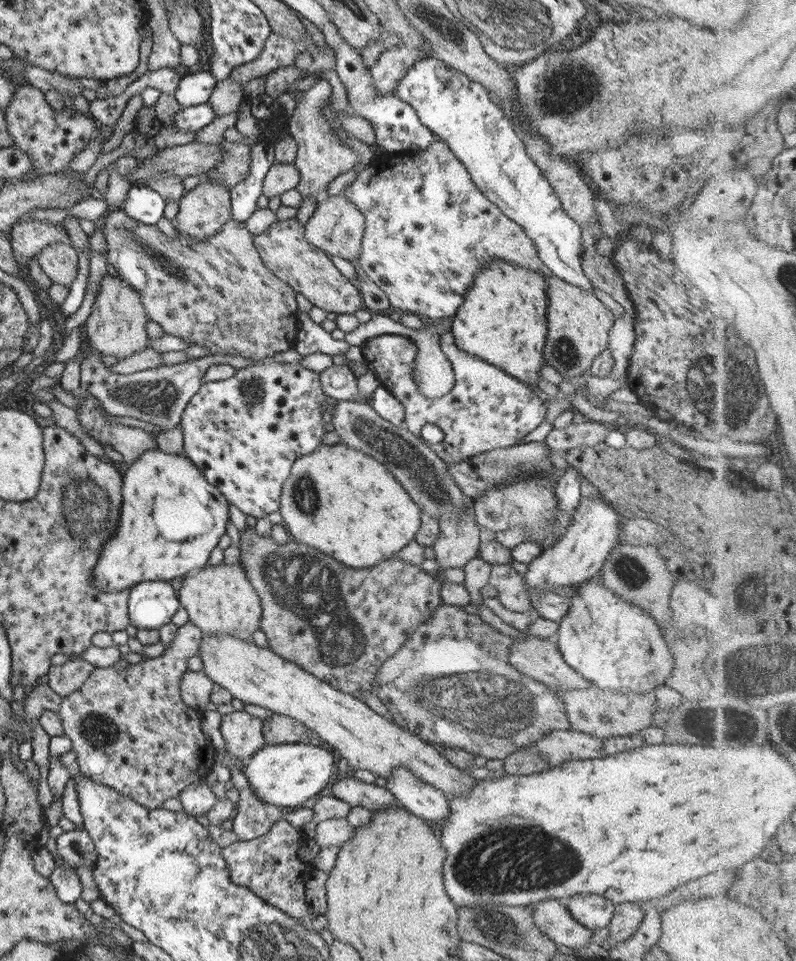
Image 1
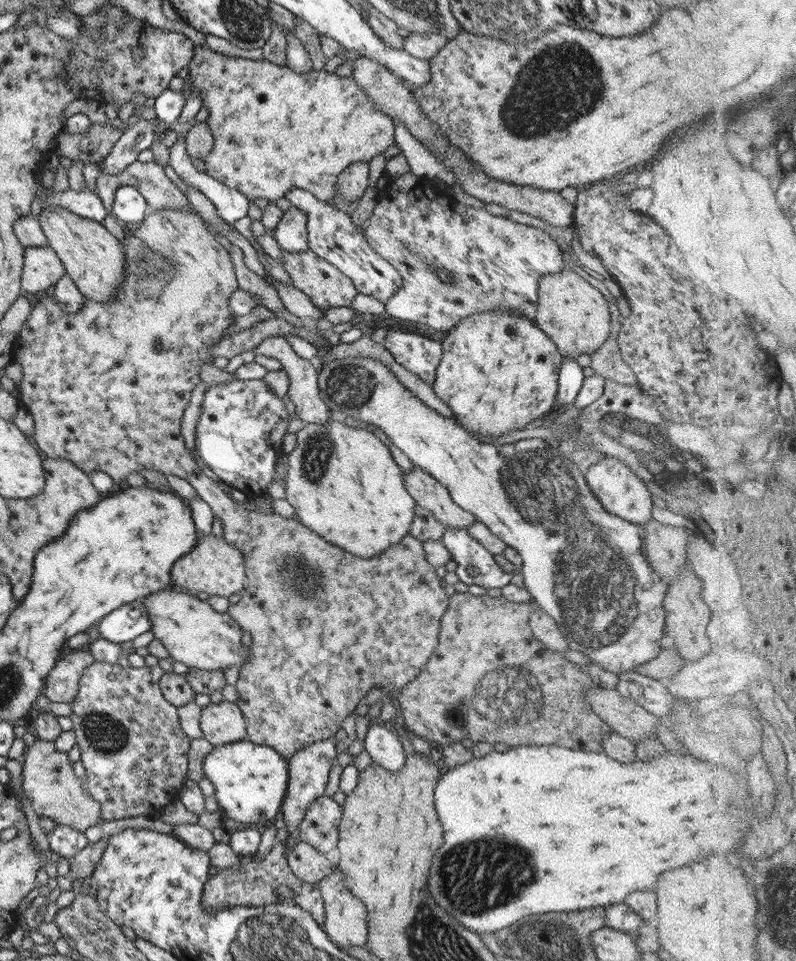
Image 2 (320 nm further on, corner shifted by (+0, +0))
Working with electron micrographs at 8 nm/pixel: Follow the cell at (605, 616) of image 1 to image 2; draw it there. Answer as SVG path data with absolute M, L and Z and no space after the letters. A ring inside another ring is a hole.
M361 356L346 357L340 360L327 358L326 365L323 365L317 375L317 390L319 398L326 404L326 407L331 410L335 417L344 418L351 414L351 418L356 418L365 424L378 426L385 434L385 437L391 441L393 446L399 451L407 455L407 459L413 462L413 465L422 472L429 474L433 479L441 484L459 508L469 512L476 521L481 522L487 527L491 533L497 538L500 538L507 547L516 550L521 557L522 567L521 573L523 578L523 587L531 595L531 599L535 600L541 611L547 613L556 622L556 626L562 632L568 648L582 652L592 664L601 665L607 672L613 672L616 675L619 673L633 672L636 666L649 662L655 658L659 652L659 643L661 643L661 628L663 628L663 616L666 611L663 610L664 605L661 600L665 600L666 586L659 580L659 575L651 568L649 561L645 556L645 548L643 545L644 538L641 532L641 526L637 524L629 524L627 520L621 520L617 516L611 516L609 512L603 510L603 506L596 501L595 495L587 488L584 476L581 474L566 454L561 453L558 448L551 446L542 439L529 438L527 440L519 440L511 444L503 446L487 444L478 441L469 432L464 431L461 427L455 425L454 419L443 417L429 406L425 405L419 398L415 397L402 383L397 381L397 378L391 373L387 366L380 361Z

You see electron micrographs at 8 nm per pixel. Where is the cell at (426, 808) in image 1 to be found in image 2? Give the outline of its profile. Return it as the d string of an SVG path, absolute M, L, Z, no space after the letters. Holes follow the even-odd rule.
M373 720L365 729L364 750L376 765L389 772L400 771L406 759L401 743L391 726Z

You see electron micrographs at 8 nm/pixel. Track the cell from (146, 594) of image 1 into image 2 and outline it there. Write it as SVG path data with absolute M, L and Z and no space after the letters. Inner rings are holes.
M135 599L104 616L97 627L99 638L115 644L129 642L150 630L150 622L142 599Z

